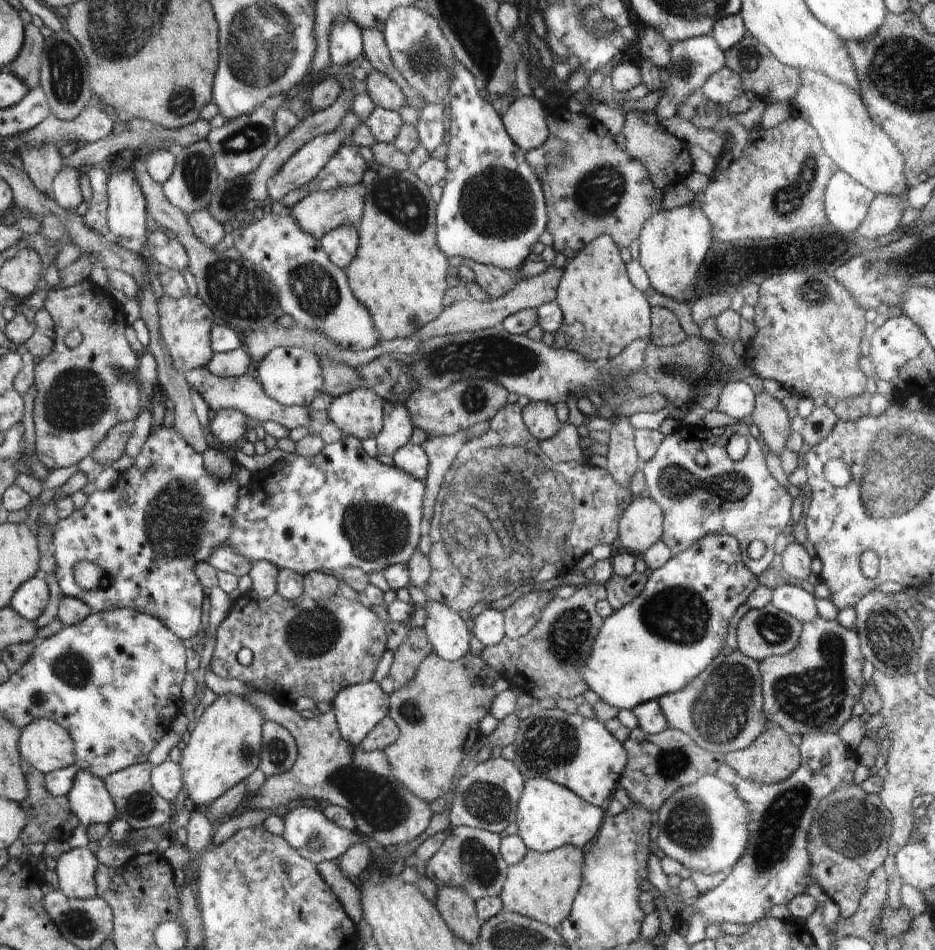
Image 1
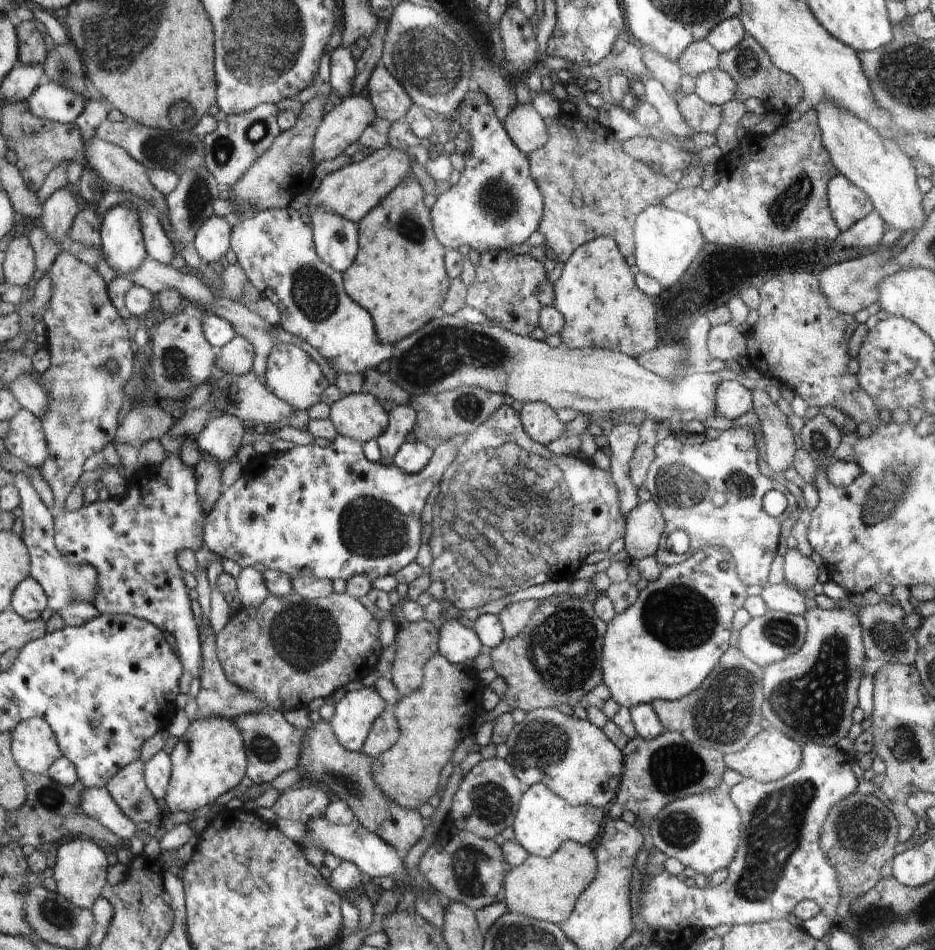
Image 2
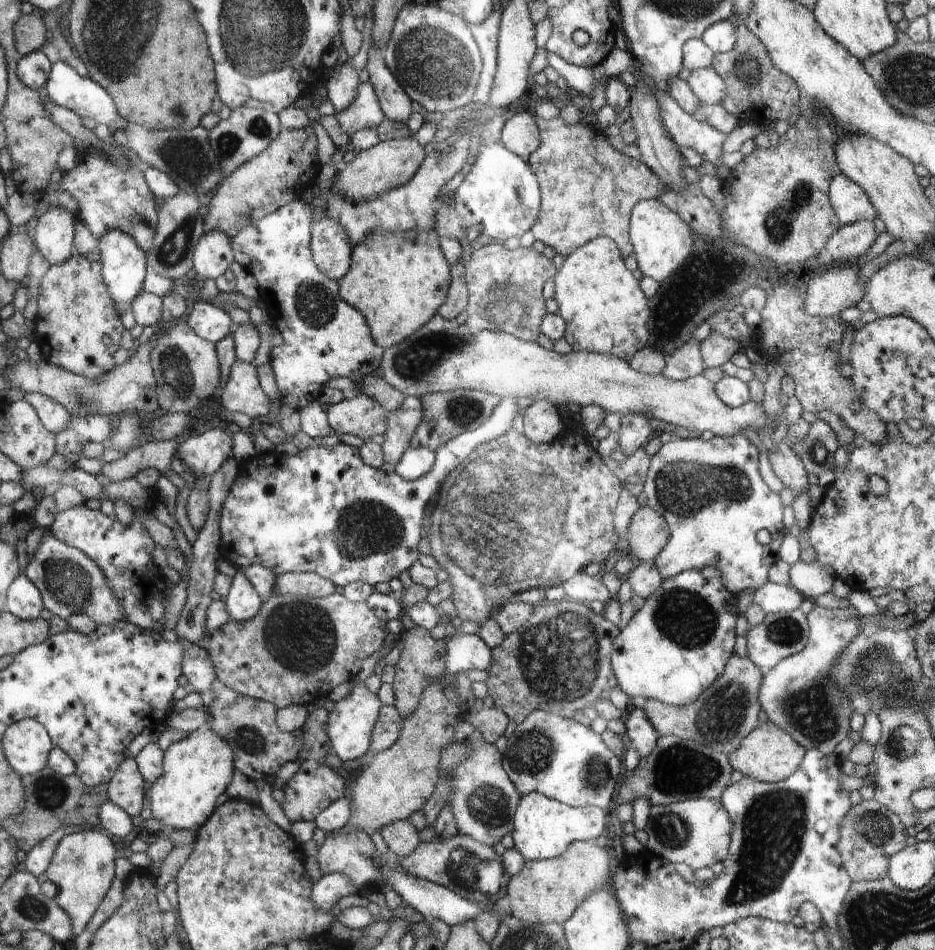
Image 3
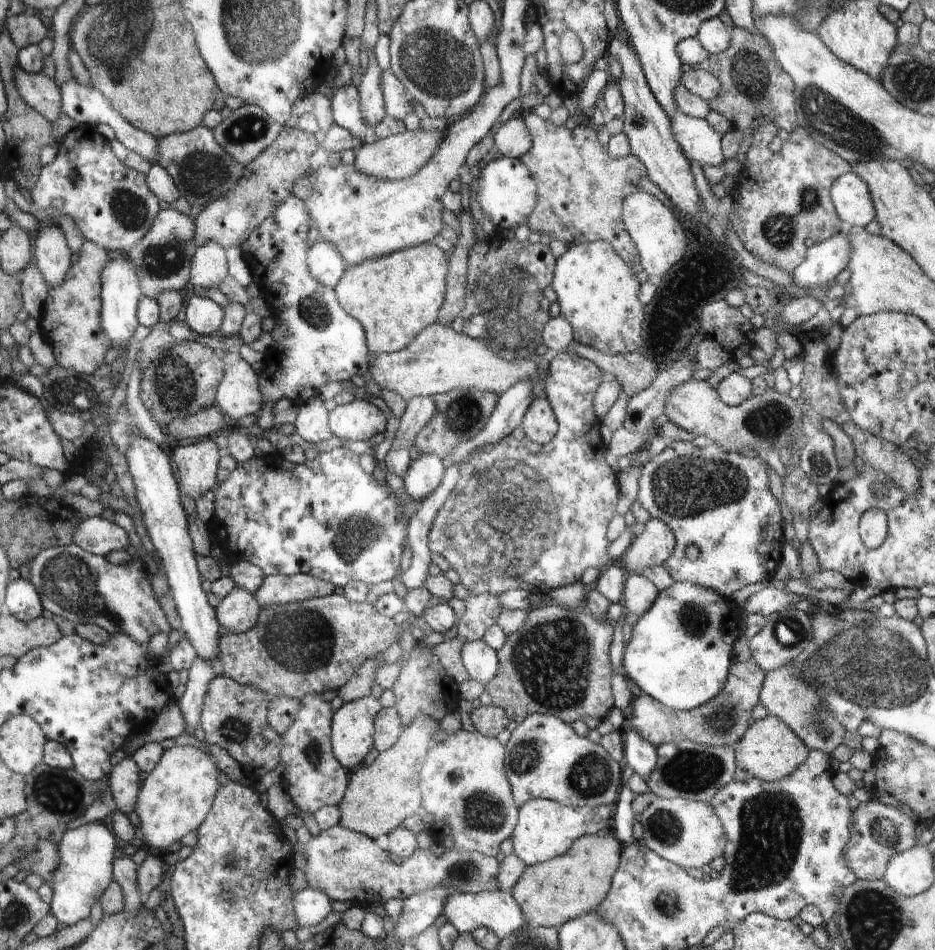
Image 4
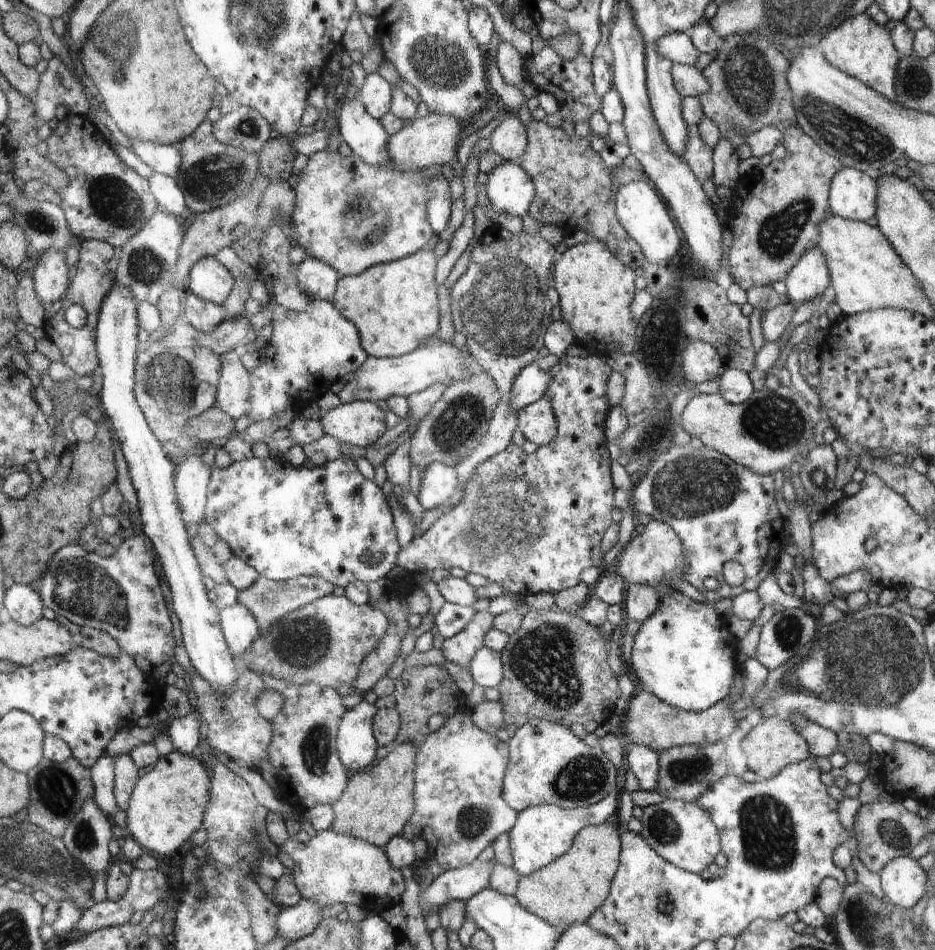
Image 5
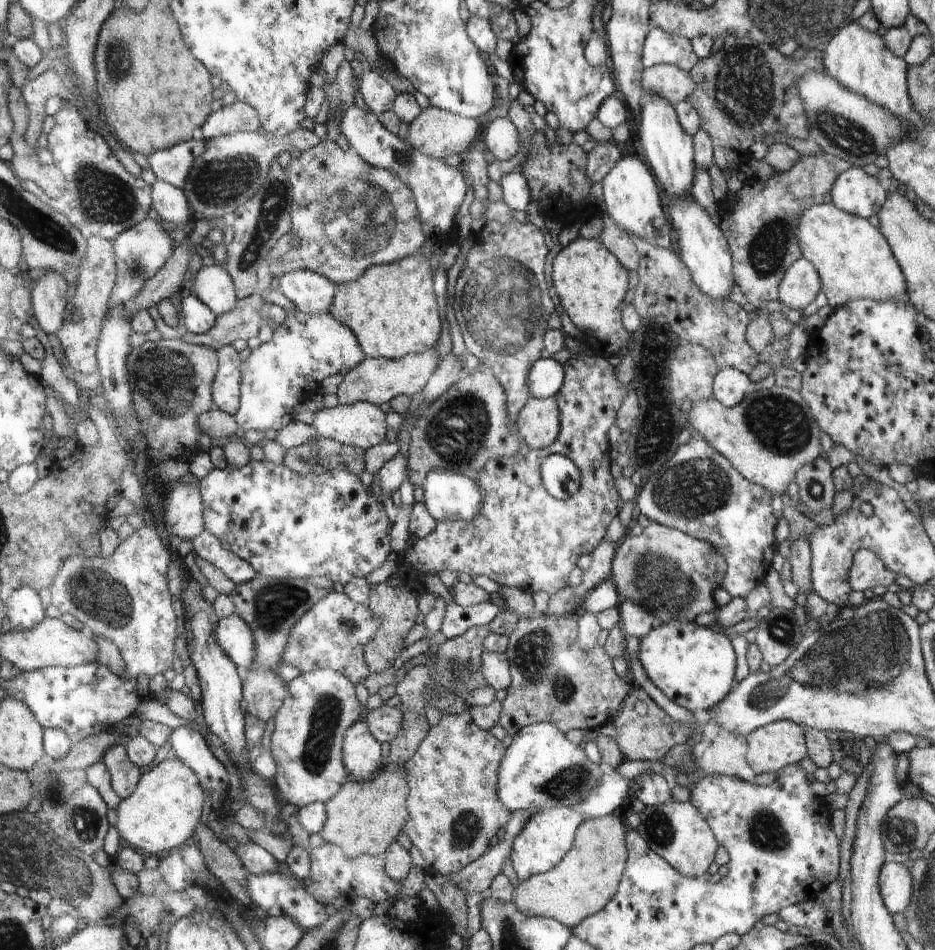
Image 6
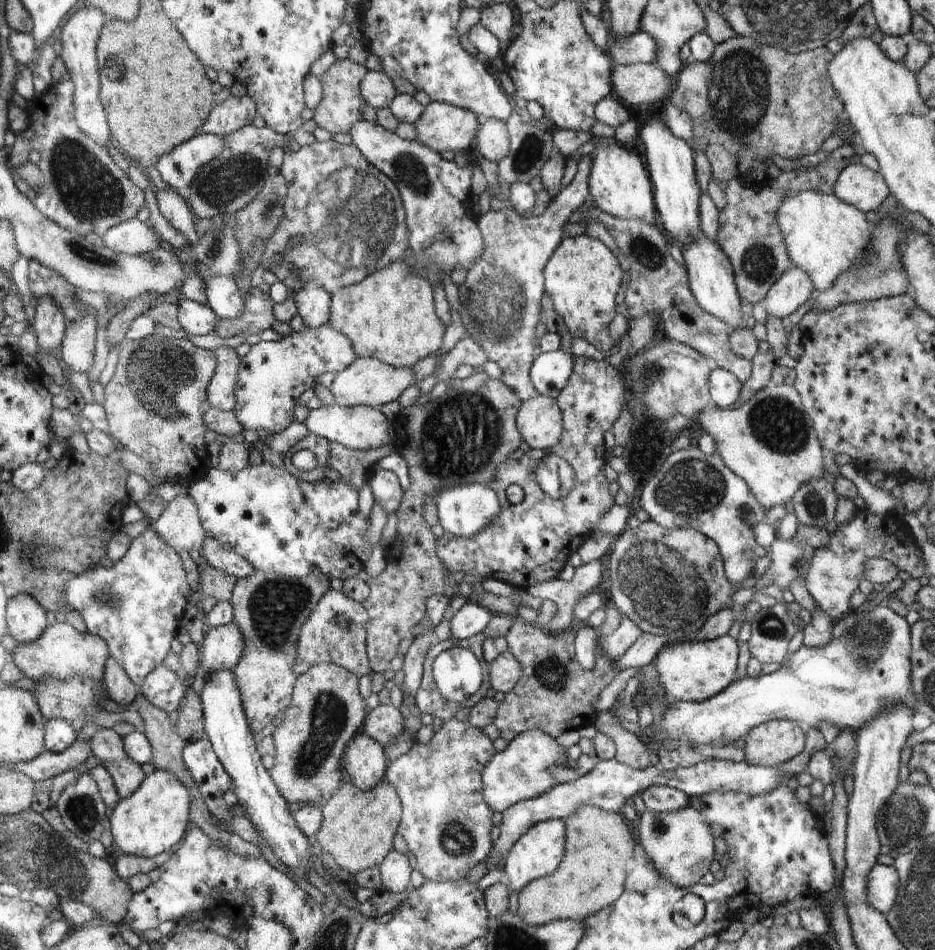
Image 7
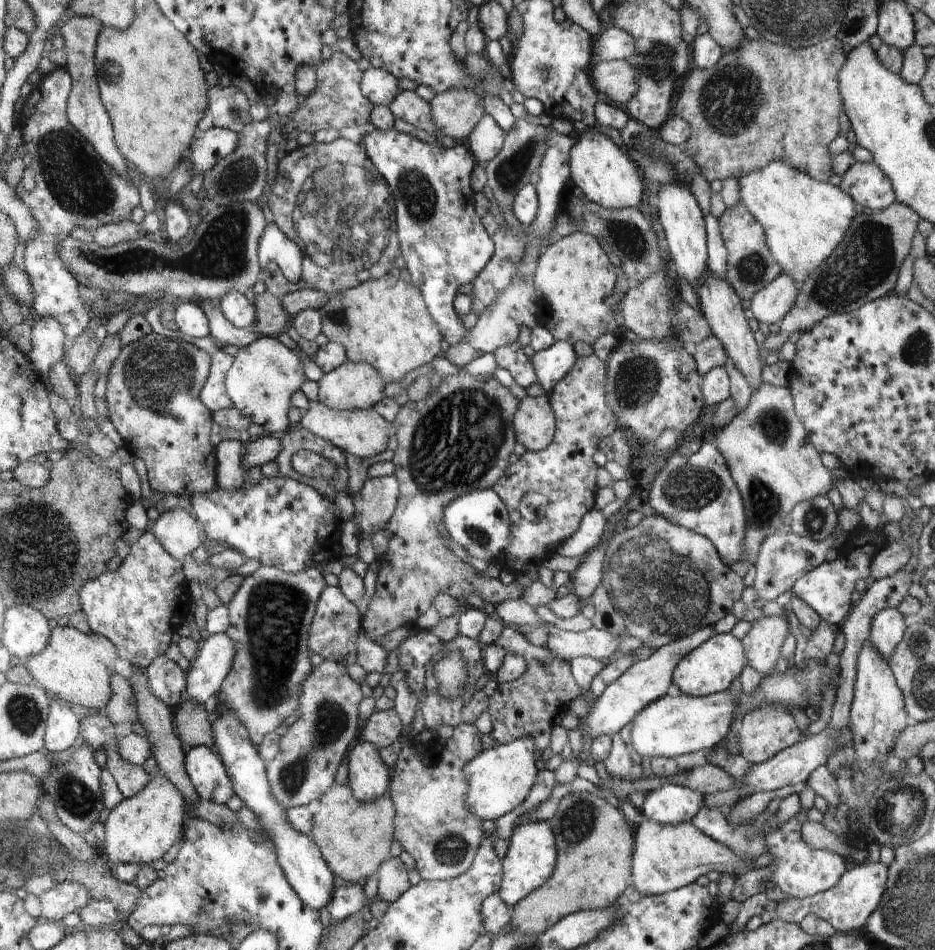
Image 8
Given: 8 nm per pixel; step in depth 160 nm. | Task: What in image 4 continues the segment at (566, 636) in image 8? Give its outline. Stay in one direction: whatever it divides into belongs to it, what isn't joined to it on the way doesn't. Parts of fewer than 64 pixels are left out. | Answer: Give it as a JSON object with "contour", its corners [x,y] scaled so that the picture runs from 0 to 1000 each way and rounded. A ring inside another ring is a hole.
{"contour":[[[676,603],[667,616],[665,629],[667,643],[683,651],[697,638],[704,624],[705,621],[693,608],[684,603]]]}

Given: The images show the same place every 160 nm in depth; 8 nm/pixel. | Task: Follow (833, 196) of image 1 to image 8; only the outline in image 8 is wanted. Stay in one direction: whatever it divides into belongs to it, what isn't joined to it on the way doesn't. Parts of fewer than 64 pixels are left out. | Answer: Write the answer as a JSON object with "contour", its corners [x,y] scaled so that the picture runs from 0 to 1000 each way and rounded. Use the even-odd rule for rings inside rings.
{"contour":[[[913,171],[897,198],[918,217],[943,222],[959,213],[952,187],[935,171]]]}

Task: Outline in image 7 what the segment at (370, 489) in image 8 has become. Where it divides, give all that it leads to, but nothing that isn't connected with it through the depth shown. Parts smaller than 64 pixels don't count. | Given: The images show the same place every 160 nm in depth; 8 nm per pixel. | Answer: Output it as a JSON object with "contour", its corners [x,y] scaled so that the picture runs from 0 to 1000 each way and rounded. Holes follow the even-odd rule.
{"contour":[[[402,494],[394,509],[401,528],[409,531],[415,541],[428,537],[432,520],[425,498],[416,494]]]}

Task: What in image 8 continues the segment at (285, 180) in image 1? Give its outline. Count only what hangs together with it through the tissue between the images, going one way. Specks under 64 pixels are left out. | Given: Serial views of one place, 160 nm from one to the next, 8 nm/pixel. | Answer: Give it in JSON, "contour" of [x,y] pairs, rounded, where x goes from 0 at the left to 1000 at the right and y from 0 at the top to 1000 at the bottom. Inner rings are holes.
{"contour":[[[396,71],[388,76],[384,91],[396,108],[416,113],[428,97],[426,88],[427,84],[419,78],[403,71]]]}

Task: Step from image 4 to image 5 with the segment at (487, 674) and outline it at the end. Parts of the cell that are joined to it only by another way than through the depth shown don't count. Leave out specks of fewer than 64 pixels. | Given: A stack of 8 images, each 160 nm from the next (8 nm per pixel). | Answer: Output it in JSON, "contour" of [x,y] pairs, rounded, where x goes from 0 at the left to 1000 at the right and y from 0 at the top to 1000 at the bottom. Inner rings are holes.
{"contour":[[[516,679],[506,691],[502,703],[508,720],[518,724],[533,724],[539,714],[536,687]]]}

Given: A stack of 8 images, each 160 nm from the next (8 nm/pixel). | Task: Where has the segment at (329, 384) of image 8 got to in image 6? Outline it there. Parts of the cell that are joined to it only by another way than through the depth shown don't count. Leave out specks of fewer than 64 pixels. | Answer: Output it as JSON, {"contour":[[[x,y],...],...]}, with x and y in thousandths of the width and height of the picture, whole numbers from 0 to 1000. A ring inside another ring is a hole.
{"contour":[[[466,365],[451,373],[439,373],[428,379],[391,376],[386,383],[383,383],[383,386],[368,395],[368,400],[361,406],[361,424],[363,426],[376,426],[390,422],[406,427],[427,416],[447,415],[458,406],[463,393],[472,386],[473,377],[473,373]]]}

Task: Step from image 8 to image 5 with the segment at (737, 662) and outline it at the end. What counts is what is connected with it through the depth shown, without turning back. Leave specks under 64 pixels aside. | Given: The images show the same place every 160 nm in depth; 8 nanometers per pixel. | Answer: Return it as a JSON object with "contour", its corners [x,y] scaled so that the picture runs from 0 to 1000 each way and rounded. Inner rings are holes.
{"contour":[[[714,620],[706,627],[704,640],[683,660],[678,668],[678,680],[673,696],[679,716],[693,721],[693,727],[713,742],[723,745],[751,749],[776,735],[782,728],[789,701],[785,699],[791,674],[783,667],[764,639],[745,634],[725,621]]]}

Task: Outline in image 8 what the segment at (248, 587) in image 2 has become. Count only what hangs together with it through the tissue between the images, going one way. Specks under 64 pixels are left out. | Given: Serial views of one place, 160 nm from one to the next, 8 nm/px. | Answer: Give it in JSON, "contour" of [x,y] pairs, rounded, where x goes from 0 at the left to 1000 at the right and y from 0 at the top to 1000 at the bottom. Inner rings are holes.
{"contour":[[[241,666],[222,669],[217,675],[218,678],[216,678],[210,695],[204,698],[198,709],[199,727],[197,732],[201,737],[214,742],[218,742],[226,733],[232,733],[232,729],[236,727],[236,721],[248,706],[249,695],[252,693],[252,680]]]}

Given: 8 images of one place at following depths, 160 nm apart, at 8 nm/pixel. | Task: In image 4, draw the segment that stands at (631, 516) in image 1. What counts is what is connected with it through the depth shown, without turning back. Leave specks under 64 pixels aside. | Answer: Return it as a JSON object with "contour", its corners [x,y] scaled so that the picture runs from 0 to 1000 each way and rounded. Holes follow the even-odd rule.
{"contour":[[[696,545],[690,551],[687,562],[676,566],[674,575],[666,581],[661,594],[674,604],[686,604],[691,597],[712,592],[720,583],[723,573],[720,557],[711,548]]]}

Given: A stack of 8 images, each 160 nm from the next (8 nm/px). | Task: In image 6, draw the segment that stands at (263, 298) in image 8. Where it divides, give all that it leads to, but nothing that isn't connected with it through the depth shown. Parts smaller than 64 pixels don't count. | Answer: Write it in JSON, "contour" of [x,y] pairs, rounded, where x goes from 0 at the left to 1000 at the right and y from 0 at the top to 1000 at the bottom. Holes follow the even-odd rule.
{"contour":[[[273,313],[268,316],[256,316],[249,327],[232,333],[232,338],[224,349],[216,352],[200,351],[196,358],[202,362],[212,362],[224,366],[245,364],[253,357],[265,358],[277,352],[283,334],[277,326],[277,318]]]}

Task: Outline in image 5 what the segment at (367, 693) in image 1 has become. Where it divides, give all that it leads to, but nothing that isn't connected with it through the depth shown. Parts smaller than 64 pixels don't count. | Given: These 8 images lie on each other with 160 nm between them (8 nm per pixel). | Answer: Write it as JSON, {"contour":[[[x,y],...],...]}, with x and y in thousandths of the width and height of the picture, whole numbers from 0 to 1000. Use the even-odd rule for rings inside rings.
{"contour":[[[388,735],[367,754],[360,774],[360,791],[366,804],[376,813],[389,812],[402,794],[402,775],[398,775],[398,756],[402,743]]]}

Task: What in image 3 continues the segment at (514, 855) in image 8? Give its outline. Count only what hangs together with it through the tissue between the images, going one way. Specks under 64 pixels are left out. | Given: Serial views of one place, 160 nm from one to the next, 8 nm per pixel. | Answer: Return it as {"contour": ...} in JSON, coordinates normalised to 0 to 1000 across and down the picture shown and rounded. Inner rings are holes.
{"contour":[[[571,834],[558,840],[557,849],[549,861],[550,872],[547,880],[550,892],[561,906],[587,905],[604,900],[615,886],[635,885],[635,882],[644,878],[646,867],[649,866],[644,851],[609,848]]]}

